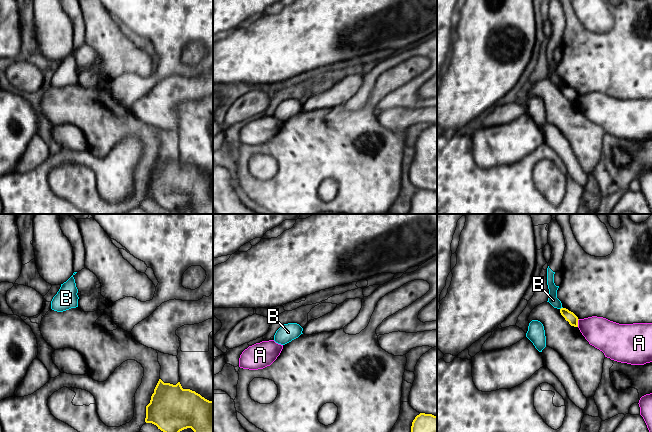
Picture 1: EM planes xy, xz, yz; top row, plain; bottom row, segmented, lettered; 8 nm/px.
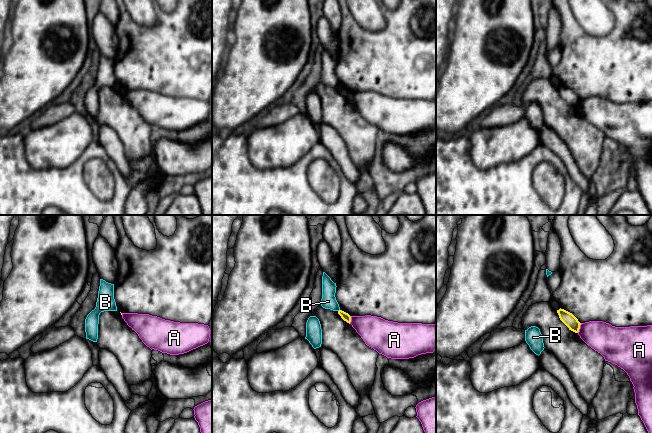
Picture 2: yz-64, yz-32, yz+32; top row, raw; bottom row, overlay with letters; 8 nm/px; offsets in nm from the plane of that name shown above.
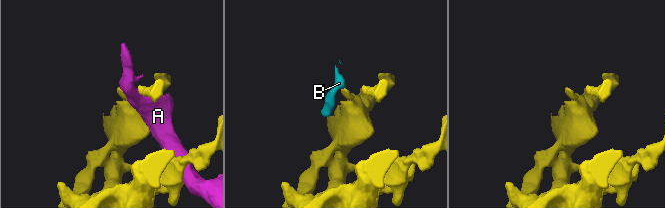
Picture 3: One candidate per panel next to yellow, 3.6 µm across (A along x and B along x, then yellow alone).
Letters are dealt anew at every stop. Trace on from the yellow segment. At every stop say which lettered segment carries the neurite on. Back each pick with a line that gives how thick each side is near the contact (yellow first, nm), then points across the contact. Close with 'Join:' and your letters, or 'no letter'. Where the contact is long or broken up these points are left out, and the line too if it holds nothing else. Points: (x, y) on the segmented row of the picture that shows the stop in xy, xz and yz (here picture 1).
Join: no letter

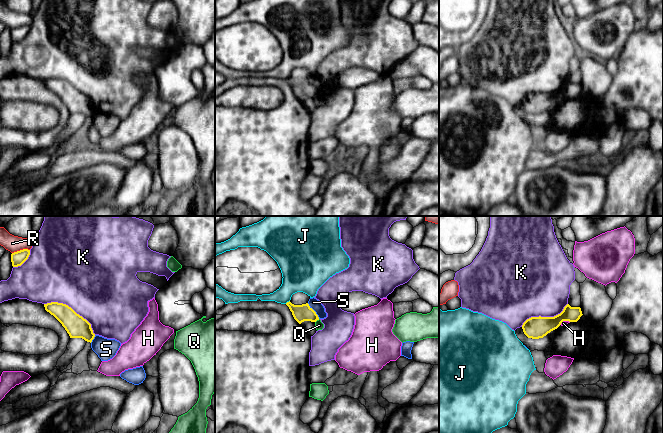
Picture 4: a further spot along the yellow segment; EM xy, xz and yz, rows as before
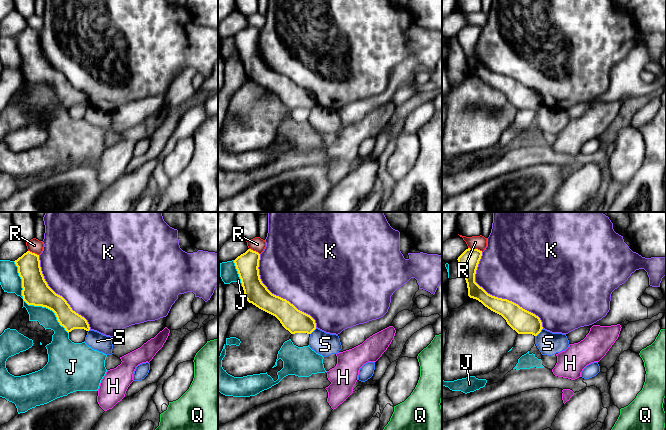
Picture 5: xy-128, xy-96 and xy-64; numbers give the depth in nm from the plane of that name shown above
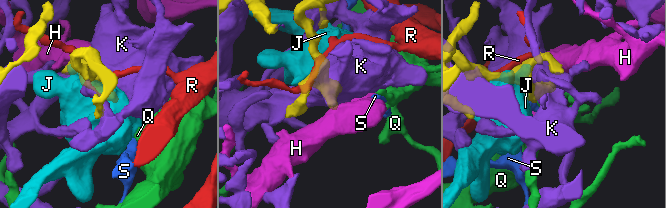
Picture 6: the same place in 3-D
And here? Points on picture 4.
Join: no letter

